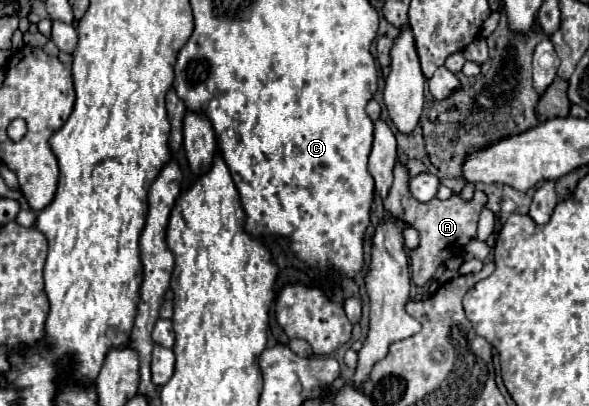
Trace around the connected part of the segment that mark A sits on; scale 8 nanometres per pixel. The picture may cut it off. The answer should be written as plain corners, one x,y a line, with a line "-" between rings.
396,163
394,167
394,185
390,187
390,193
384,201
384,209
390,211
396,219
412,225
420,233
420,243
416,249
410,251
410,265
412,265
412,281
422,287
426,285
436,269
440,265
446,265
446,261
454,255
454,251
462,251
470,239
476,237
476,225
478,215
486,207
488,197
484,191
474,191
474,197
470,201
462,199
460,193
452,193
450,199
430,199
428,203
420,203
410,195
408,182
409,172
404,165

